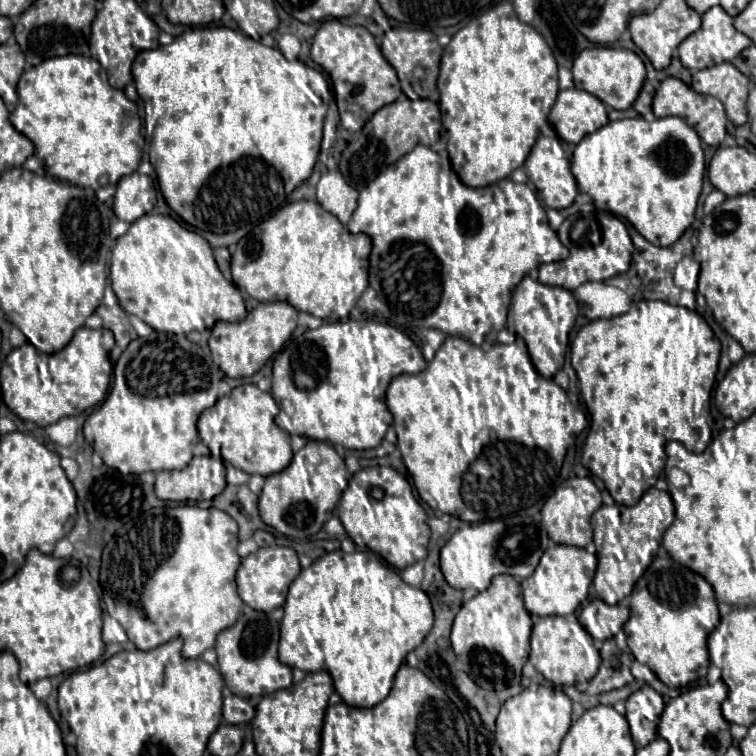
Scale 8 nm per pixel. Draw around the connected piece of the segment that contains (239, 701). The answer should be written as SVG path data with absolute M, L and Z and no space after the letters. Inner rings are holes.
M228 694L224 698L224 720L228 724L242 724L250 722L254 718L254 708L248 704L248 700Z

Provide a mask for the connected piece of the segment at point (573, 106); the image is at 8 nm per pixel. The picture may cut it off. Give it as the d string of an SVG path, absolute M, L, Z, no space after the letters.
M570 88L558 94L548 120L562 140L578 144L586 134L602 128L608 122L608 114L594 94Z

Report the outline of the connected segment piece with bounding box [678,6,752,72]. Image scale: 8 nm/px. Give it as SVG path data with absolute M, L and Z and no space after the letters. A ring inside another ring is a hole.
M712 6L708 12L702 14L702 26L700 26L700 30L696 30L694 34L690 34L682 42L678 46L678 52L680 52L680 60L682 60L684 68L696 72L696 70L720 64L720 62L732 62L750 44L752 44L752 40L732 26L732 16L728 16L720 6Z

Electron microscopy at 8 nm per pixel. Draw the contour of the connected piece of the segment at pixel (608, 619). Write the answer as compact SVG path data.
M594 598L582 606L578 622L590 632L592 638L608 640L622 630L628 614L630 610L626 606L610 606L604 600Z

